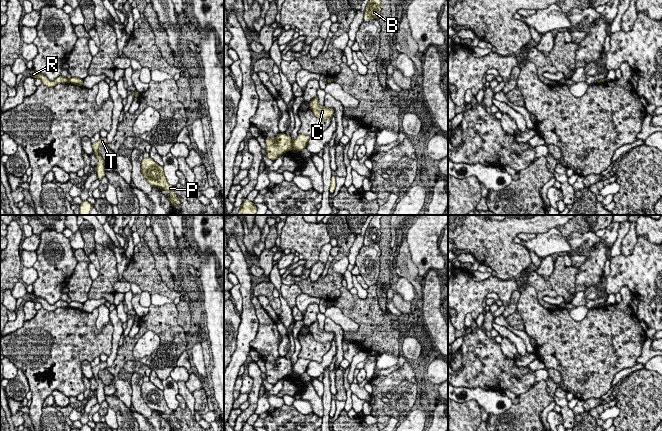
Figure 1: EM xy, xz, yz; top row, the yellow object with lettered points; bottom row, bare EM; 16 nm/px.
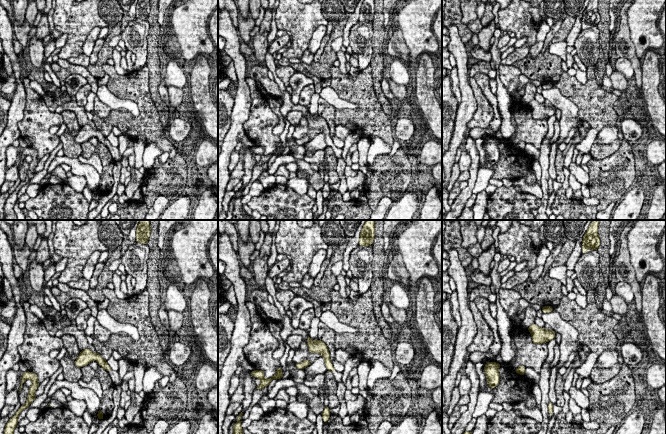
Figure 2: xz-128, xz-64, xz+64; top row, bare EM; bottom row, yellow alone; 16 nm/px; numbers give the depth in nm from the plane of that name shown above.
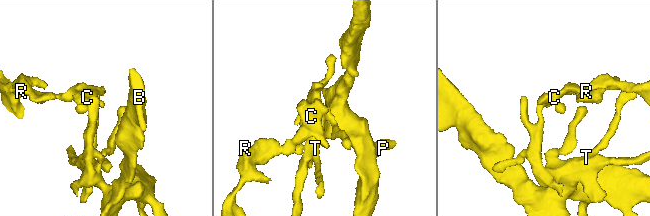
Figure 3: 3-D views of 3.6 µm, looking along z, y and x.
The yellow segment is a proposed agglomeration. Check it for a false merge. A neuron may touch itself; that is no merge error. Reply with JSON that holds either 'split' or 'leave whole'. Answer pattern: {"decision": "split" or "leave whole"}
{"decision": "split"}

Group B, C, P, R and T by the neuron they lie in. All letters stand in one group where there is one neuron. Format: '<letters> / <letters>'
B C P T / R

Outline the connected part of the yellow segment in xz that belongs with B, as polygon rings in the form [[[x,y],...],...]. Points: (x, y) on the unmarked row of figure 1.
[[[374,215],[368,225],[365,237],[364,244],[366,243],[378,243],[381,240],[381,215]]]

